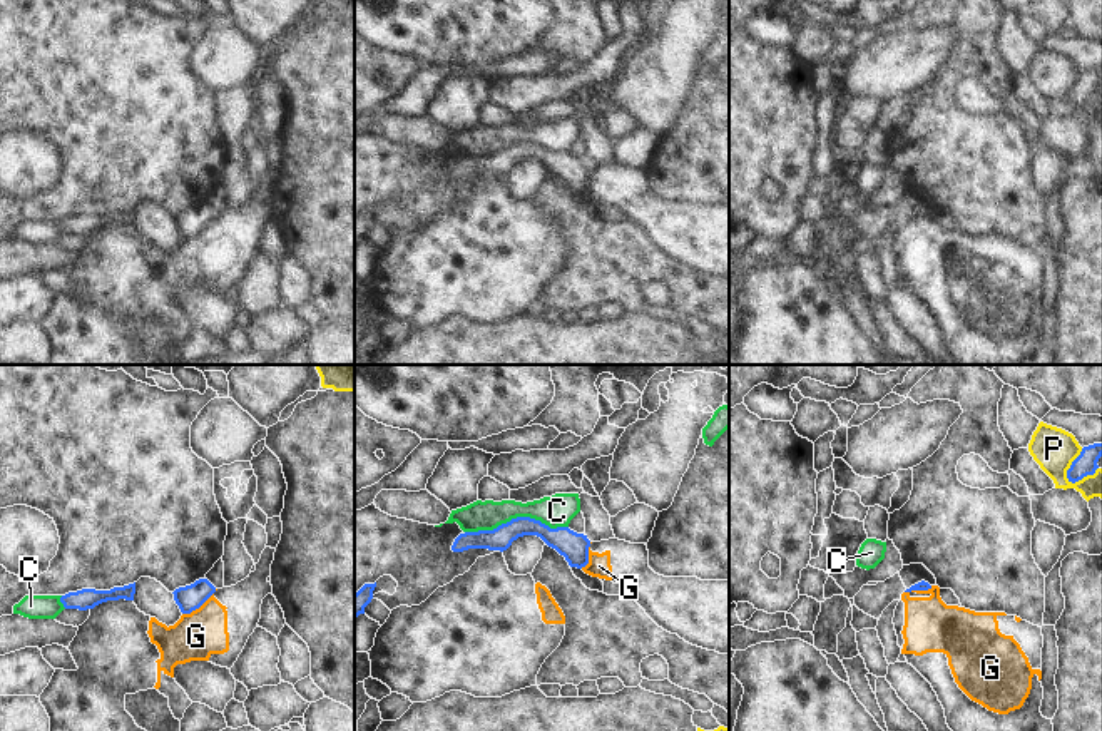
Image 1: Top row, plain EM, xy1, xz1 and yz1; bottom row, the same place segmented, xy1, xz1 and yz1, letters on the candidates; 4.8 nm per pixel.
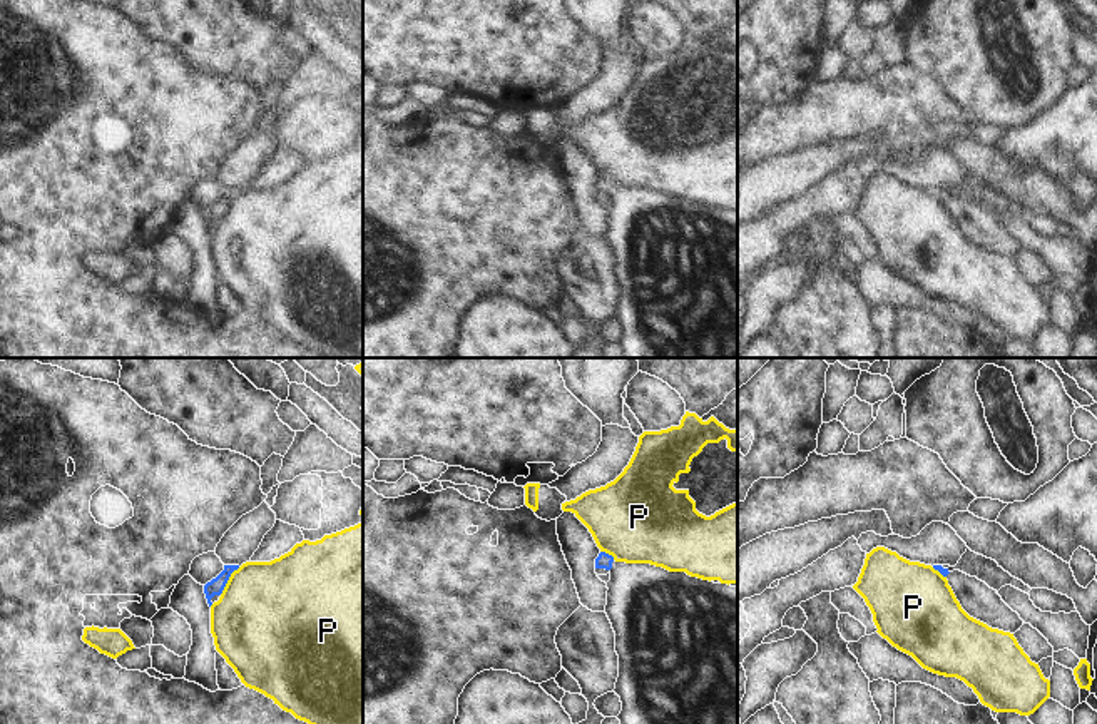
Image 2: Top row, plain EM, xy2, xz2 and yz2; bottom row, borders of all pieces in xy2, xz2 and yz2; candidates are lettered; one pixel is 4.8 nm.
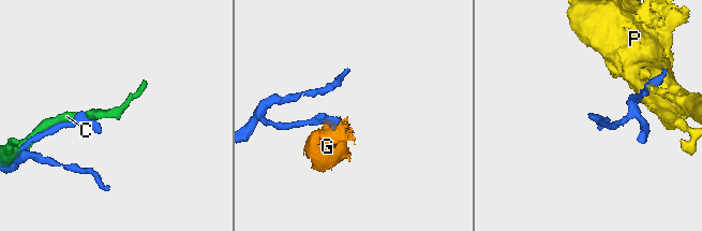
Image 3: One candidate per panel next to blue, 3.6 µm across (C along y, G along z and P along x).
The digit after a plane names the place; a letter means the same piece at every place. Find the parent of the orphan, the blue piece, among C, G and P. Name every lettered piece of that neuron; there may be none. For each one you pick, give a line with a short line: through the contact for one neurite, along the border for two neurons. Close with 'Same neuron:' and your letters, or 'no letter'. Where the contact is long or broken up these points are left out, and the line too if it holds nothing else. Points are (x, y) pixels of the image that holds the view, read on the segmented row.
Same neuron: no letter.

